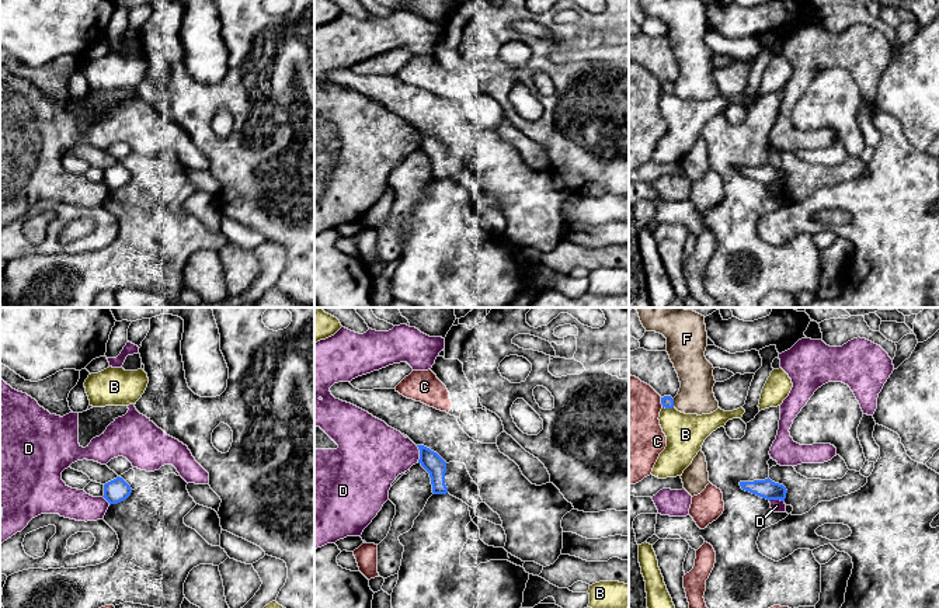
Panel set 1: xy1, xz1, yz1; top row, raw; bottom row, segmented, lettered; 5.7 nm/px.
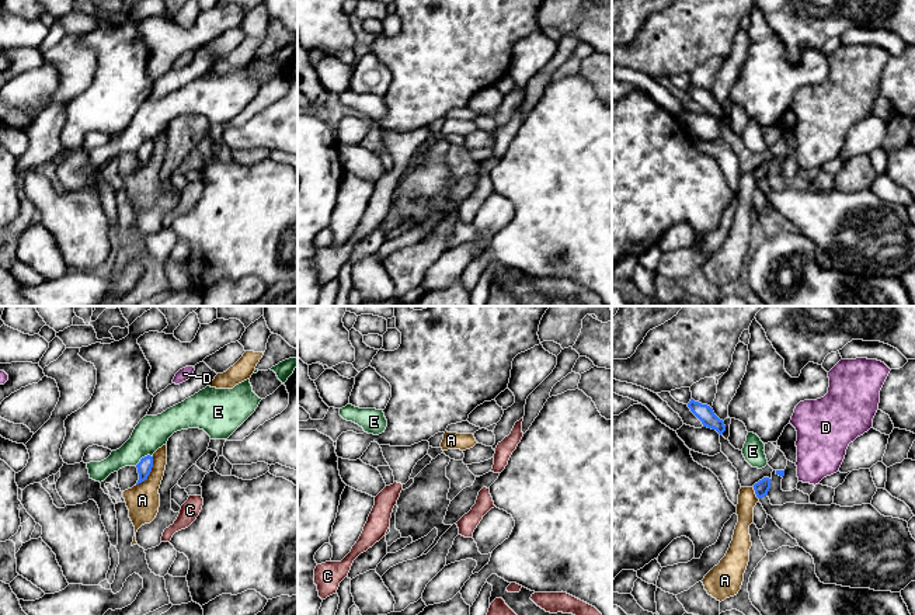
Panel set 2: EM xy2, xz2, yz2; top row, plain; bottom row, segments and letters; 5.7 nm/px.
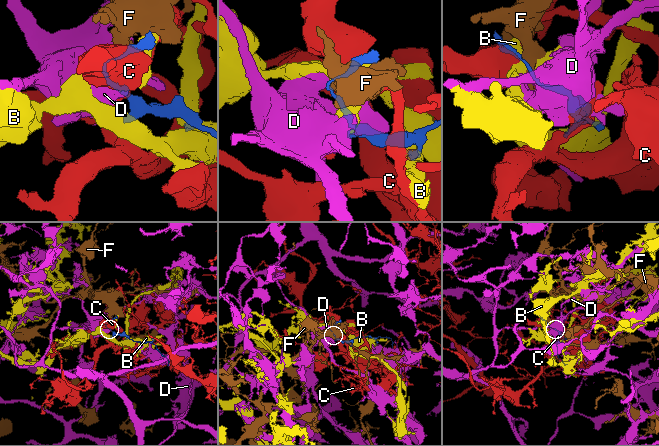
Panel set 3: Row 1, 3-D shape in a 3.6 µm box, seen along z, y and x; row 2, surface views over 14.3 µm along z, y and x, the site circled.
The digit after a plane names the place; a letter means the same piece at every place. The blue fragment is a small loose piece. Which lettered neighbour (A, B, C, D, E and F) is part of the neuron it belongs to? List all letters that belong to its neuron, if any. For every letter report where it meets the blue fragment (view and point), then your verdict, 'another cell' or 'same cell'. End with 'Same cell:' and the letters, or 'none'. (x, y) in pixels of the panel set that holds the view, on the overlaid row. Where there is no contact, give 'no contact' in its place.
A: meets blue in xy2 at (150, 471); another cell
B: meets blue in yz1 at (668, 407); another cell
C: meets blue in yz1 at (661, 402); another cell
D: meets blue in xz1 at (420, 454); another cell
E: meets blue in xy2 at (145, 457); another cell
F: meets blue in yz1 at (673, 403); another cell
Same cell: none

